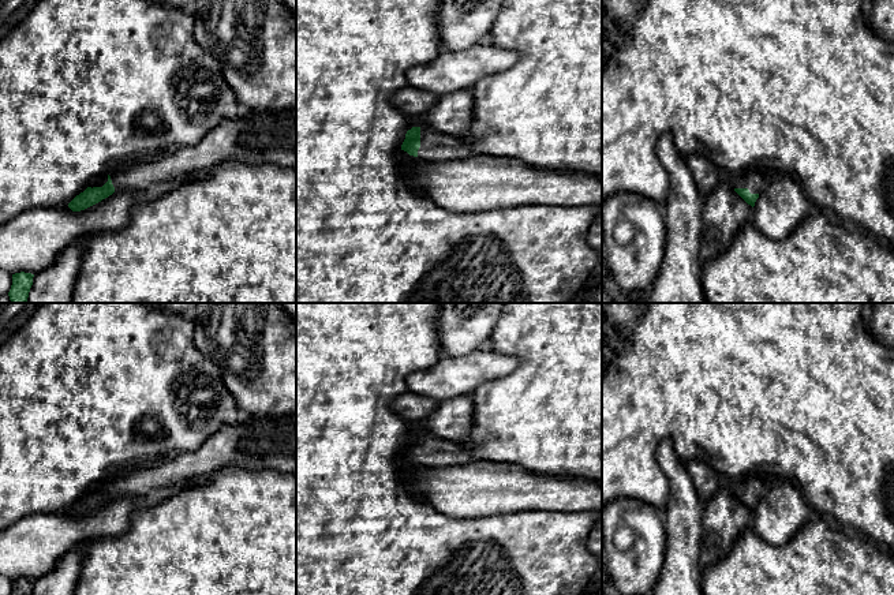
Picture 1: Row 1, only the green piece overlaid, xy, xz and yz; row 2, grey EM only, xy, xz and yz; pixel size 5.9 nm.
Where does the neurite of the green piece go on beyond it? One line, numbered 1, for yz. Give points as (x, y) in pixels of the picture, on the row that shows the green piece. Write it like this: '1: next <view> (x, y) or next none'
1: next yz (755, 180)

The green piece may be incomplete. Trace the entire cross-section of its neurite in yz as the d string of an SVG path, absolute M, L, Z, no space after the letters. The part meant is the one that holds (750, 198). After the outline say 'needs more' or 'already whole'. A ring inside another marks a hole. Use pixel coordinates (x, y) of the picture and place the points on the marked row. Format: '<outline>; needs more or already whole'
M752 169L734 176L730 184L734 191L753 207L760 191L766 187L767 180L768 173L764 169Z; needs more

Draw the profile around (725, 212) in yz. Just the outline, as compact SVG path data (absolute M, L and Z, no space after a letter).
M719 183L704 198L700 263L719 257L730 246L734 235L752 218L753 207L730 183Z

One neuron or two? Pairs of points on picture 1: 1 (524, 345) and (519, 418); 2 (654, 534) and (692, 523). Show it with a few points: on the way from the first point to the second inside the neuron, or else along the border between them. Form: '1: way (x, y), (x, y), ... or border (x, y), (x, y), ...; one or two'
1: way (526, 363), (526, 400); one
2: border (661, 513), (665, 521), (664, 561); two

